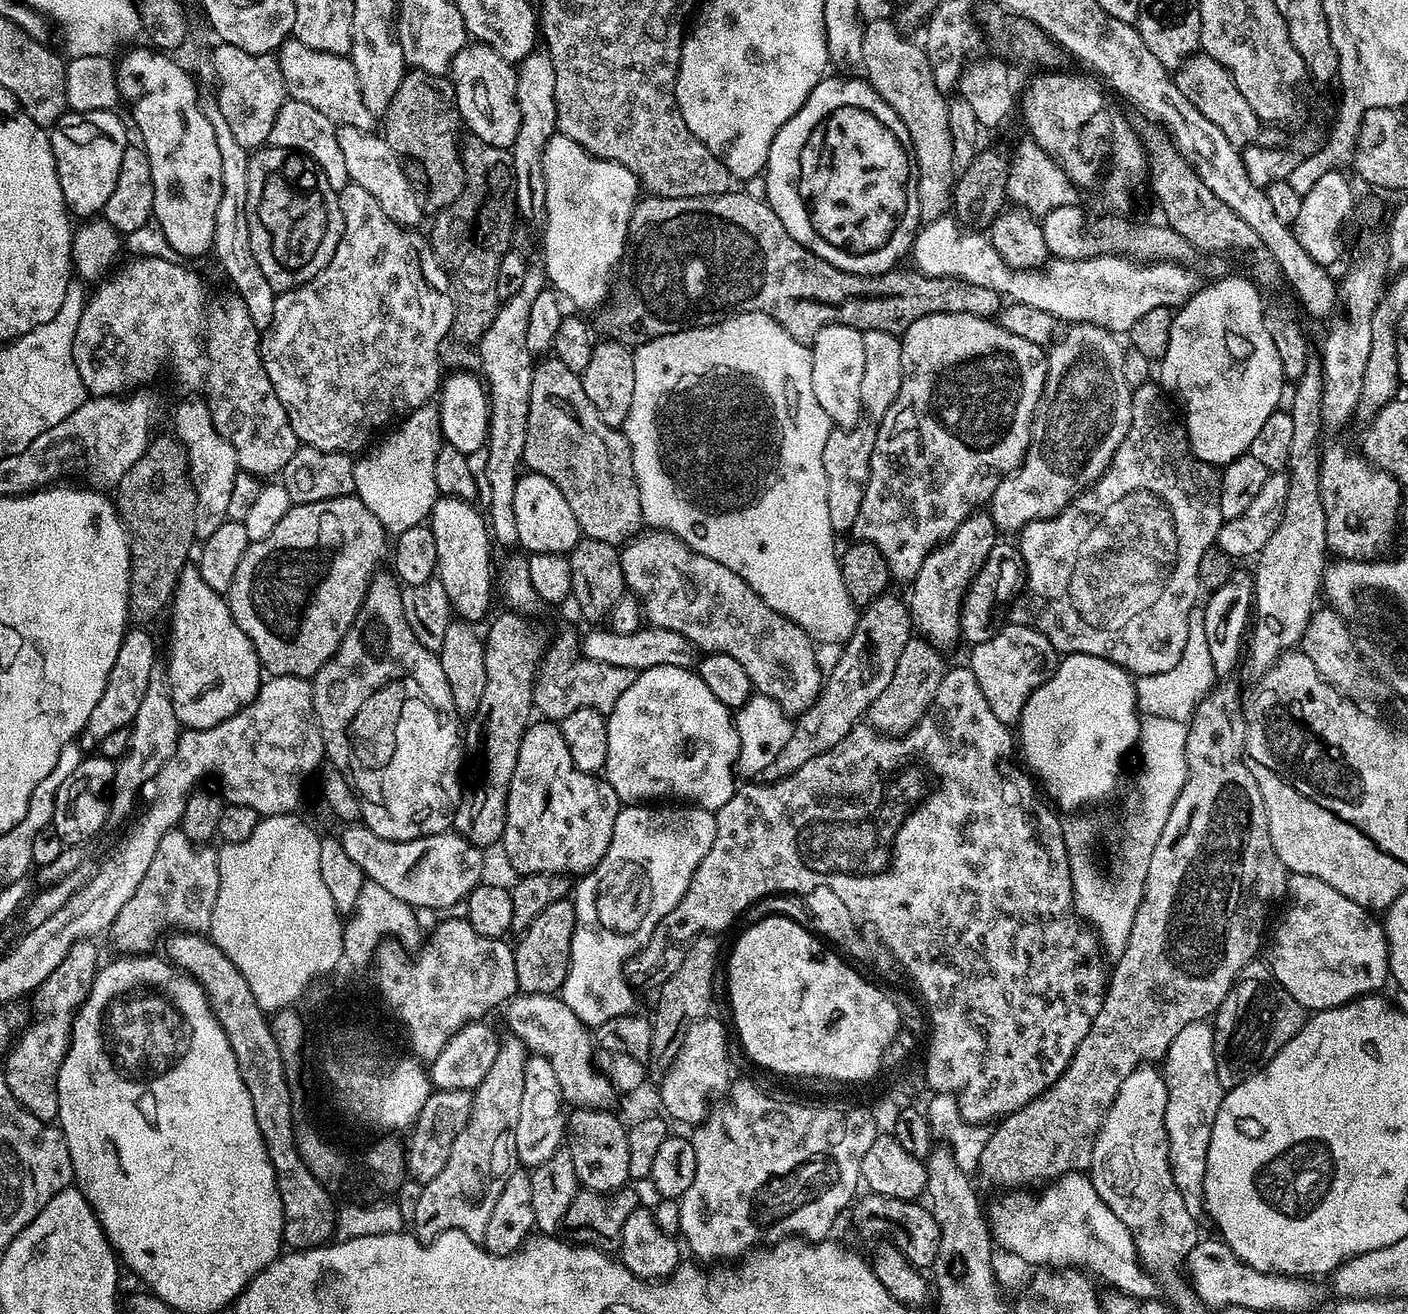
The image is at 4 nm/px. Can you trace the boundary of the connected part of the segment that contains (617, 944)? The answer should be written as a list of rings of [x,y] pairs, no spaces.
[[[624,806],[616,815],[614,822],[614,834],[610,846],[606,850],[606,854],[602,854],[602,858],[598,862],[598,866],[594,866],[589,872],[583,873],[575,881],[574,884],[574,903],[576,905],[576,929],[574,930],[574,938],[570,946],[570,963],[568,963],[568,977],[562,989],[562,998],[566,1002],[566,1006],[570,1006],[570,1010],[574,1010],[577,1018],[583,1022],[585,1026],[599,1026],[610,1022],[619,1016],[627,1016],[633,1011],[632,1008],[636,1004],[636,996],[633,985],[630,983],[626,975],[626,965],[631,956],[635,956],[641,948],[646,946],[646,942],[656,932],[658,922],[662,922],[662,918],[666,918],[666,914],[670,914],[670,910],[674,910],[674,906],[678,906],[678,902],[682,902],[682,898],[686,894],[686,890],[690,886],[690,878],[694,878],[694,870],[698,870],[698,866],[702,862],[702,858],[706,858],[706,854],[710,854],[710,850],[714,846],[714,838],[716,837],[716,814],[715,811],[702,808],[699,806],[680,806],[684,808],[656,808],[660,806]]]

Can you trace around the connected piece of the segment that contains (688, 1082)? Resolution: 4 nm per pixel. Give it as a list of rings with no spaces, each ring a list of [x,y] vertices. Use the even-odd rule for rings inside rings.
[[[705,1018],[688,1027],[682,1046],[678,1050],[678,1058],[674,1058],[674,1062],[659,1081],[660,1100],[665,1108],[663,1111],[680,1124],[703,1124],[710,1115],[708,1103],[711,1102],[712,1096],[718,1095],[719,1092],[720,1095],[727,1093],[730,1087],[728,1032],[724,1029],[722,1021],[712,1019]]]

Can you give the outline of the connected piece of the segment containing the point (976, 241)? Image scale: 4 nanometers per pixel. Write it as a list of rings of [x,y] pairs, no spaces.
[[[951,215],[924,224],[917,231],[910,256],[916,259],[915,271],[927,276],[950,276],[954,280],[974,282],[1000,293],[1009,301],[1044,310],[1060,322],[1097,324],[1117,334],[1131,333],[1134,322],[1144,314],[1150,314],[1150,310],[1179,309],[1198,292],[1191,267],[1183,263],[1140,263],[1127,256],[1053,259],[1041,268],[1017,270],[1000,257],[983,231],[967,227]]]

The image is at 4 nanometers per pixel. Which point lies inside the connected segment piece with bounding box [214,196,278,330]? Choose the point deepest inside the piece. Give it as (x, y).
(232, 245)

